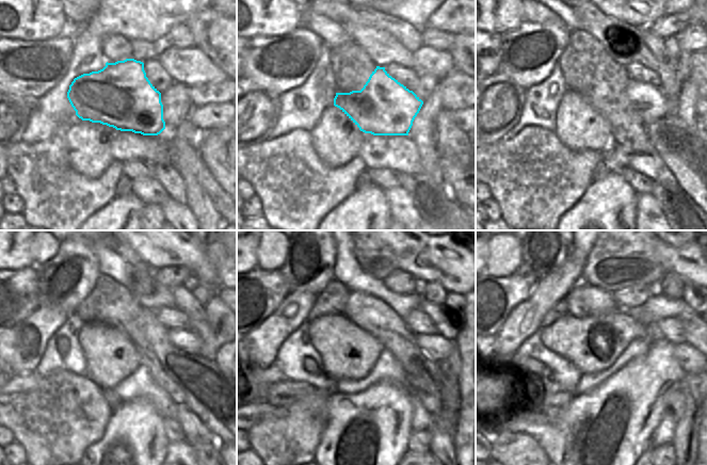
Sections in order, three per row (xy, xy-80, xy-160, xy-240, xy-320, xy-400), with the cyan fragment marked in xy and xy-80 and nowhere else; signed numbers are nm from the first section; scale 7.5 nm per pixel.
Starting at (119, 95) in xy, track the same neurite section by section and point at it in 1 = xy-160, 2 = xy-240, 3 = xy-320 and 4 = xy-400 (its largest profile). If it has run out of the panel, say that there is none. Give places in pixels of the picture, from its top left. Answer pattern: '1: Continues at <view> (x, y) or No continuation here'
1: Continues at xy-160 (649, 102)
2: Continues at xy-240 (185, 339)
3: Continues at xy-320 (438, 348)
4: Continues at xy-400 (691, 359)

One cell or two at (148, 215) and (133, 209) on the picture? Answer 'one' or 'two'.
two

